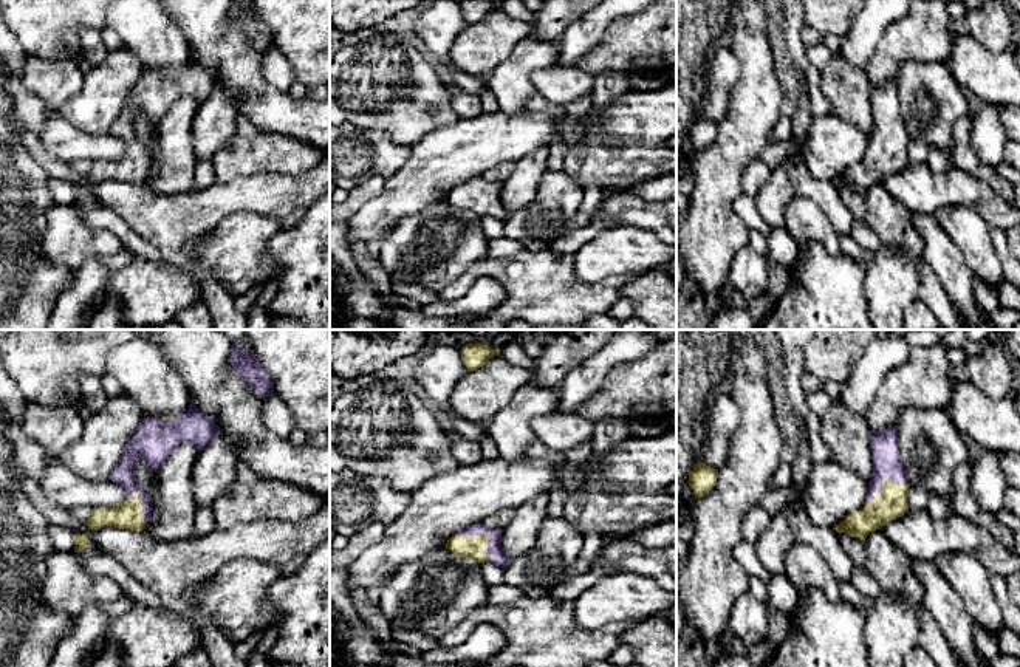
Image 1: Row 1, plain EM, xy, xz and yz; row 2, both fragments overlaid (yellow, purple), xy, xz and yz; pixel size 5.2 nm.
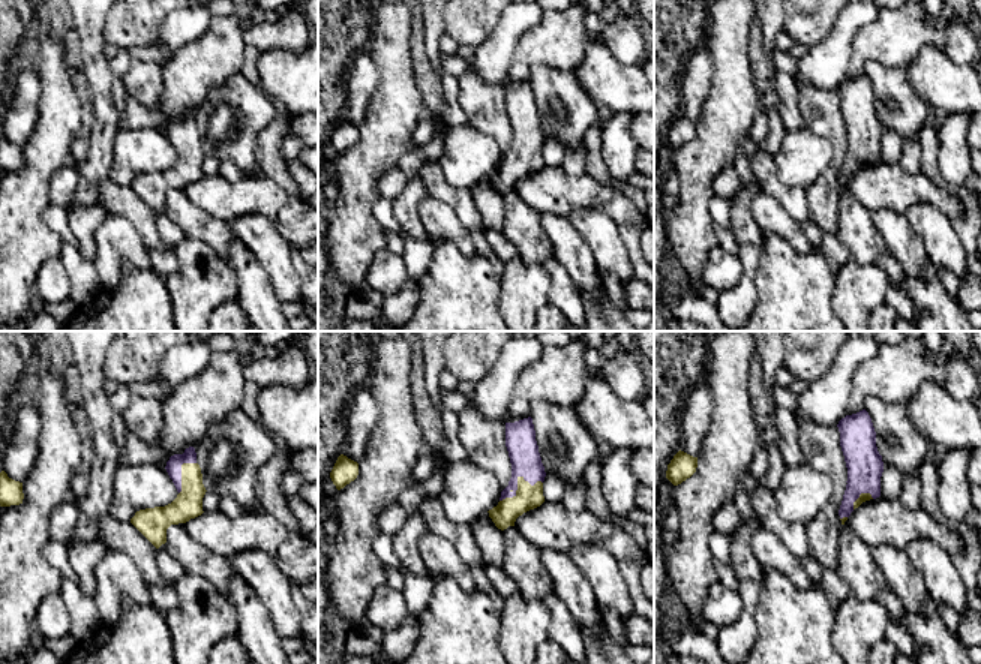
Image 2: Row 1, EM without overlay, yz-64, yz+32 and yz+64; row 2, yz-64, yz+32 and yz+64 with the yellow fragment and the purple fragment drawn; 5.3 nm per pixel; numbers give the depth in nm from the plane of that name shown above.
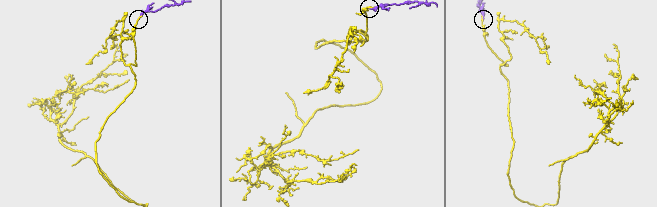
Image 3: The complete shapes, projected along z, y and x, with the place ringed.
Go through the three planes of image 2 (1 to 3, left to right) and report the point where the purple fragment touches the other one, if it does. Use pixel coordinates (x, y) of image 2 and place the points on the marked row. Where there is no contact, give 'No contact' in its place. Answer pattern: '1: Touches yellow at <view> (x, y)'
1: Touches yellow at yz-64 (182, 472)
2: Touches yellow at yz+32 (518, 481)
3: Touches yellow at yz+64 (860, 496)

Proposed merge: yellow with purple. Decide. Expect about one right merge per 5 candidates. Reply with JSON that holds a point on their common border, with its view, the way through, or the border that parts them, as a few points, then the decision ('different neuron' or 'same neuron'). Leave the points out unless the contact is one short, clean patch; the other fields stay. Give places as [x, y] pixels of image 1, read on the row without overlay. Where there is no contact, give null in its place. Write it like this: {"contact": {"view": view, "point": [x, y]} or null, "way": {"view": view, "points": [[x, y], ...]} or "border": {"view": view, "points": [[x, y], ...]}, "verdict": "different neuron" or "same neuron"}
{"contact": {"view": "yz", "point": [883, 136]}, "way": {"view": "yz", "points": [[892, 157], [883, 136], [886, 107]]}, "verdict": "same neuron"}

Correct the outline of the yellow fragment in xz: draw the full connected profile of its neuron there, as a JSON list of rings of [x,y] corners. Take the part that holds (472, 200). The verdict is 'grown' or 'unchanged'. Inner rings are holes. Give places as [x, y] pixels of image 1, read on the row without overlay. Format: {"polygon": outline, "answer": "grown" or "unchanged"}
{"polygon": [[[475,176],[452,189],[446,201],[457,210],[469,210],[478,217],[494,217],[508,221],[514,214],[501,201],[501,183],[492,183],[483,176]]], "answer": "grown"}

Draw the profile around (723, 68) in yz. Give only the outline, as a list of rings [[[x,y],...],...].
[[[723,46],[710,51],[706,71],[706,91],[698,115],[720,124],[740,77],[740,62],[731,46]]]

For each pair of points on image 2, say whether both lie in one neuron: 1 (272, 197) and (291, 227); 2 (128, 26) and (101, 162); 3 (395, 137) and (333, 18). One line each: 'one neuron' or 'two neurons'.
1: one neuron
2: two neurons
3: two neurons

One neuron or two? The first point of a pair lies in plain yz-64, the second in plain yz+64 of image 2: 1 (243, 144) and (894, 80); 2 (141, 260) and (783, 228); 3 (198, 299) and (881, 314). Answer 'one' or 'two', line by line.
1: one
2: one
3: two

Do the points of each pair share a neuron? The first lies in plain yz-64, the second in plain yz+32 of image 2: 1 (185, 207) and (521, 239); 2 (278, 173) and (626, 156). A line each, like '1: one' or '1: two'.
1: one
2: two

